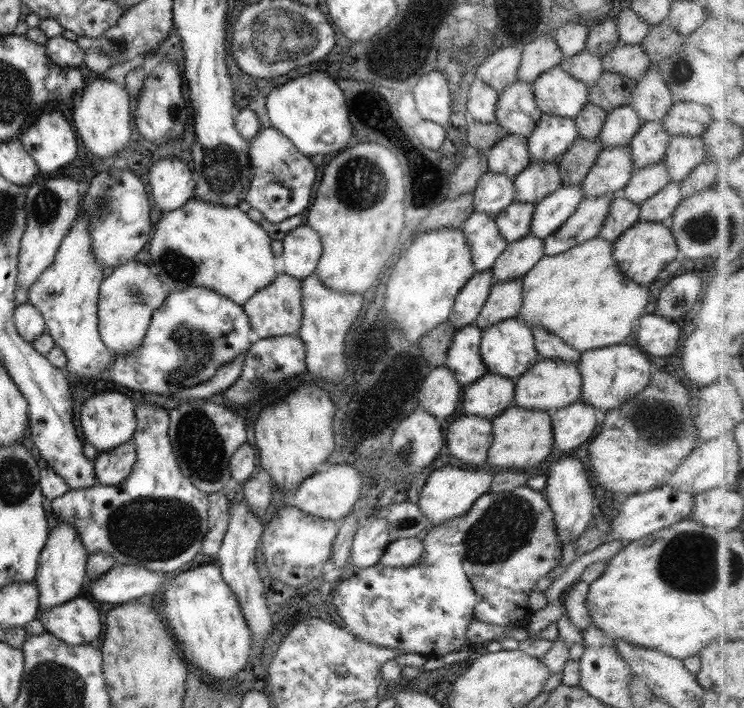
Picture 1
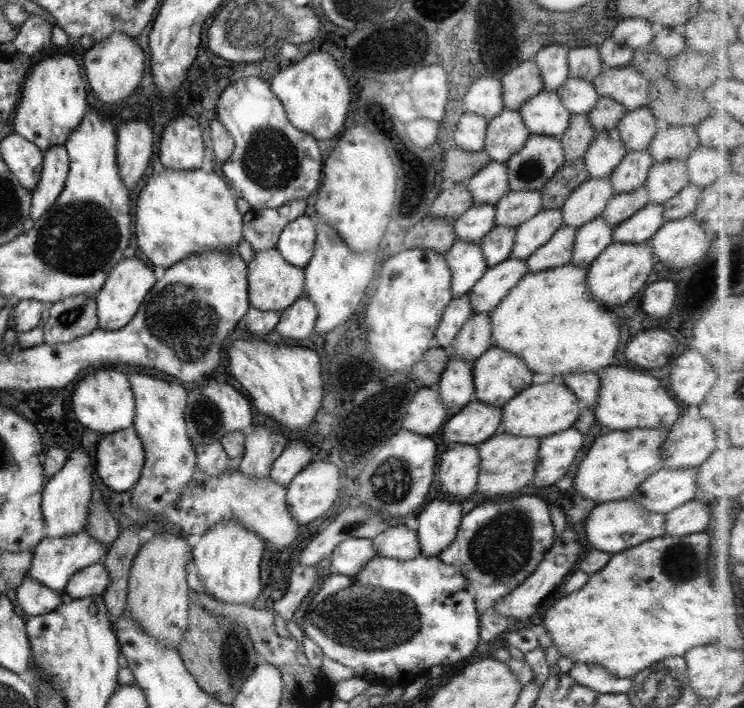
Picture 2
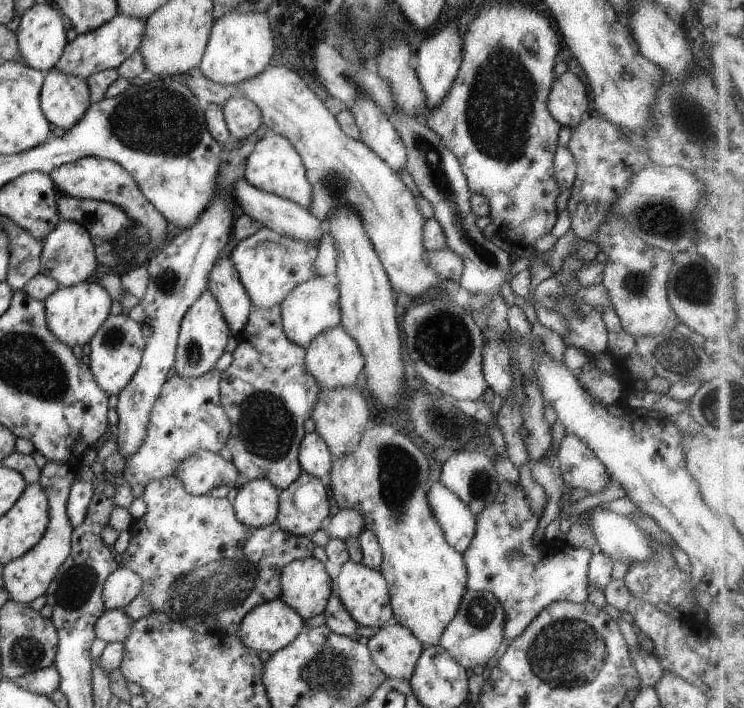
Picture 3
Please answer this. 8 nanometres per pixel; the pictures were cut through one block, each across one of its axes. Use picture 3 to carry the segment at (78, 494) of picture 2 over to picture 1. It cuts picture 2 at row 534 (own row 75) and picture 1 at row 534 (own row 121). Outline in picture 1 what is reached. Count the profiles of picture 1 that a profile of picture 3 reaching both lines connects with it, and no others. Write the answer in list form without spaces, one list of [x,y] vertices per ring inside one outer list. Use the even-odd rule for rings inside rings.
[[[52,518],[47,541],[41,549],[37,559],[37,568],[35,571],[34,582],[39,593],[37,600],[37,617],[53,606],[57,606],[67,600],[71,600],[81,593],[81,584],[85,576],[86,554],[73,525],[61,521],[61,519]]]

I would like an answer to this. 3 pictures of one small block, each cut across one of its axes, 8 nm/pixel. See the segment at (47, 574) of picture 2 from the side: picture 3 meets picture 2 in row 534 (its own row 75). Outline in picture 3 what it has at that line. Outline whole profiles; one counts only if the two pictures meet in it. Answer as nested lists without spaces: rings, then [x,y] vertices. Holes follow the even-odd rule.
[[[119,13],[95,30],[81,33],[76,35],[73,40],[67,41],[61,56],[49,71],[53,70],[57,73],[86,79],[90,74],[105,69],[116,69],[127,56],[138,48],[143,29],[144,20]]]

